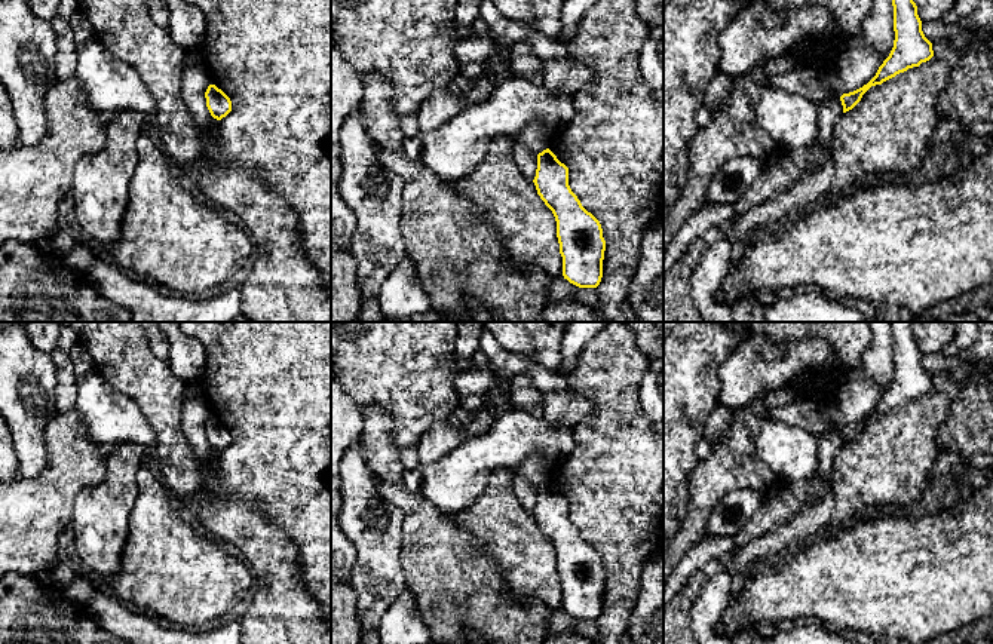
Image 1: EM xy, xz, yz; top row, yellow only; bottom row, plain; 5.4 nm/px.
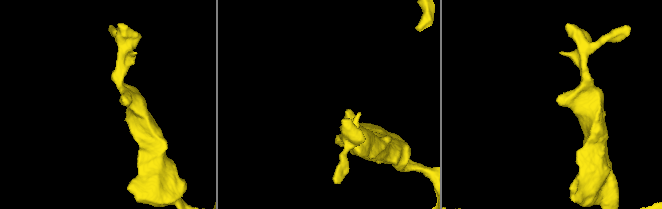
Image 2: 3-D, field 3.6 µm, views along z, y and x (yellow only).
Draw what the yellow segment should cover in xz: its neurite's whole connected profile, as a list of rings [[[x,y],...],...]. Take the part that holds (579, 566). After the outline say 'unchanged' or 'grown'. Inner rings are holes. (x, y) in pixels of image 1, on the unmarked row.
[[[546,481],[537,487],[533,515],[557,553],[564,611],[579,620],[597,620],[603,610],[606,573],[600,553],[571,524],[568,500]]]; unchanged

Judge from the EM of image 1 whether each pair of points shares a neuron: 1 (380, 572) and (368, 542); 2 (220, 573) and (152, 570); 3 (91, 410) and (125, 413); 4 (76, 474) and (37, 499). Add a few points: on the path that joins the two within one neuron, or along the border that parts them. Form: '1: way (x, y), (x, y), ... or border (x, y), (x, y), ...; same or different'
1: way (377, 564), (376, 549); same
2: way (204, 573), (168, 570); same
3: way (100, 410), (116, 413); same
4: way (67, 475), (46, 496); same

